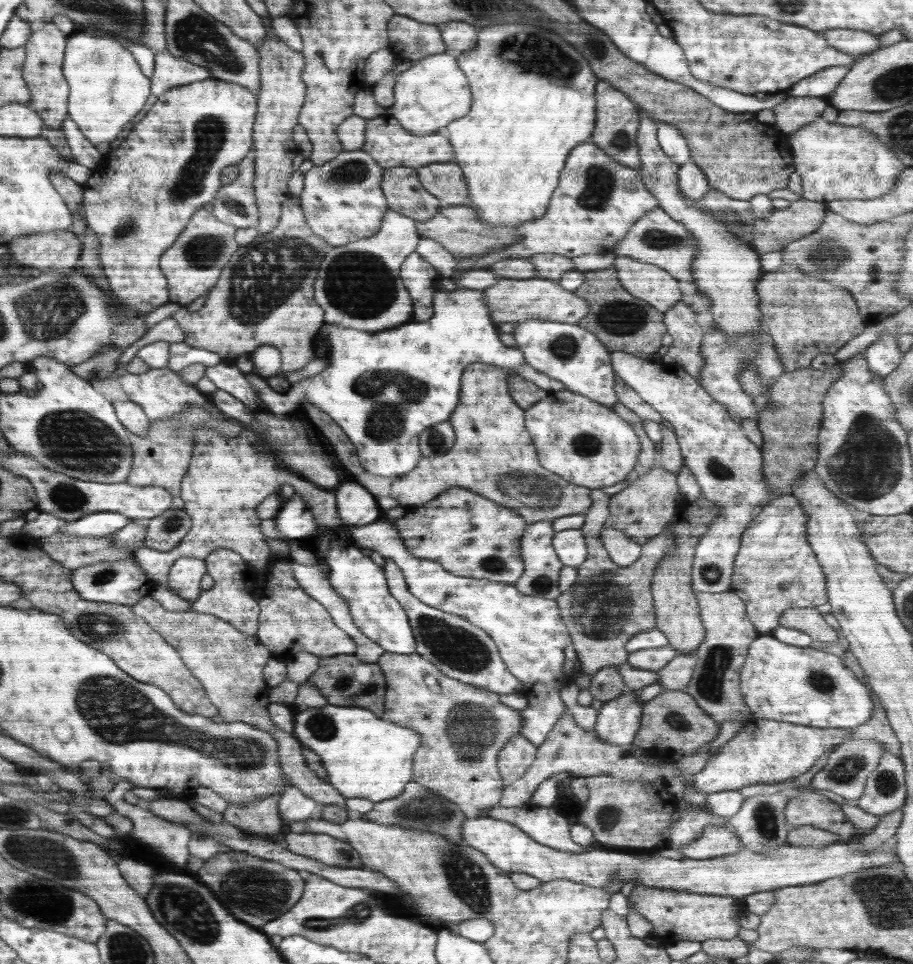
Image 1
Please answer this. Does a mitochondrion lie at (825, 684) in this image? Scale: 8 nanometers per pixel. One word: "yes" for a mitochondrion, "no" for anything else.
yes

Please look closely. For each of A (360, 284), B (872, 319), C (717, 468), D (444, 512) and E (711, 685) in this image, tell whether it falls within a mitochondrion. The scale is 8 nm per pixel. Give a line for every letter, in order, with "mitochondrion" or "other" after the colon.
A: mitochondrion
B: other
C: mitochondrion
D: other
E: mitochondrion

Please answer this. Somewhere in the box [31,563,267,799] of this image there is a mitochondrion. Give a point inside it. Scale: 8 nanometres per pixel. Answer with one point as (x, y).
(98, 627)

